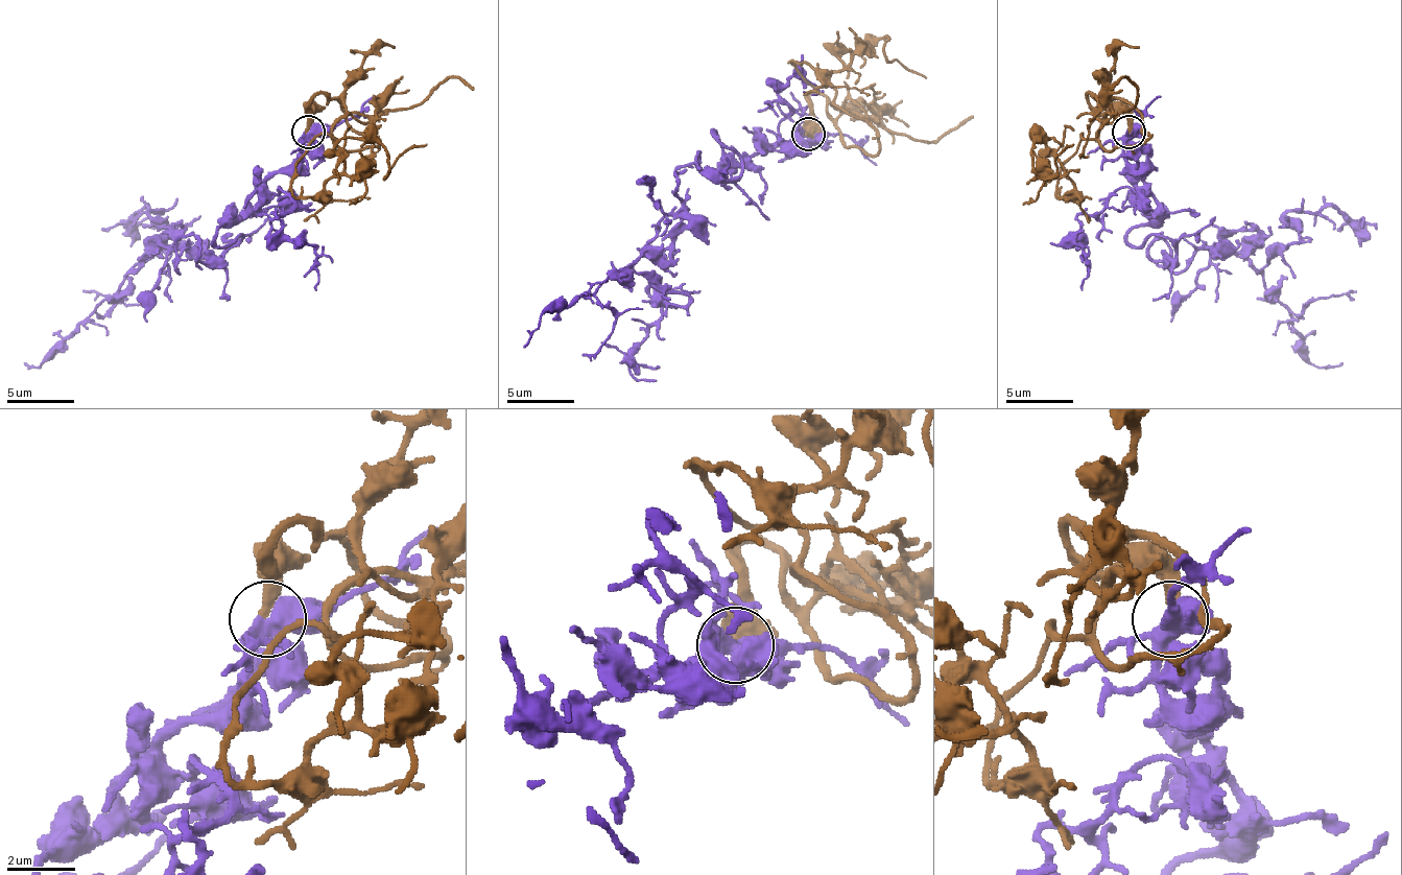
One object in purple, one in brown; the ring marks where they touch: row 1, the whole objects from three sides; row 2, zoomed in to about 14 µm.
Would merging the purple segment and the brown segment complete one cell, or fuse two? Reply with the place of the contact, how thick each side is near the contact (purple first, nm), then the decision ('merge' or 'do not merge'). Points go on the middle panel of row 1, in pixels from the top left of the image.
(808, 134) | 500/360 nm | merge

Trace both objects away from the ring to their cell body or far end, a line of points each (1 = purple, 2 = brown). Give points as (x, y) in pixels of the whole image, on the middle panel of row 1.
1: (809, 135), (735, 161), (714, 131), (741, 171), (678, 171), (654, 256), (687, 303), (634, 360), (657, 380)
2: (809, 135), (812, 94), (835, 117), (849, 100), (791, 61), (822, 77), (886, 37), (926, 77)

